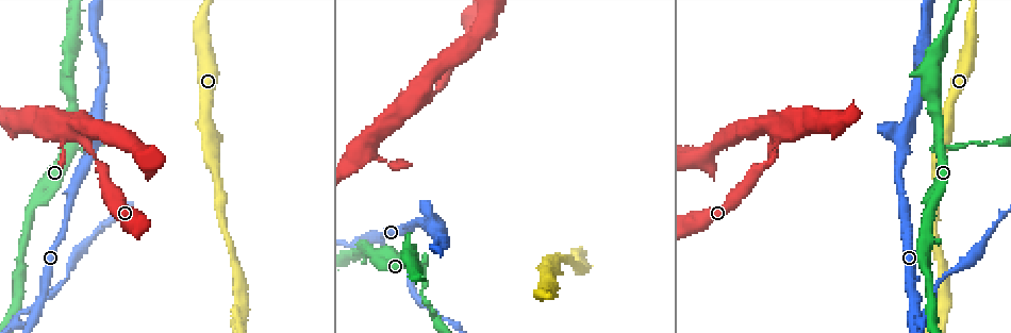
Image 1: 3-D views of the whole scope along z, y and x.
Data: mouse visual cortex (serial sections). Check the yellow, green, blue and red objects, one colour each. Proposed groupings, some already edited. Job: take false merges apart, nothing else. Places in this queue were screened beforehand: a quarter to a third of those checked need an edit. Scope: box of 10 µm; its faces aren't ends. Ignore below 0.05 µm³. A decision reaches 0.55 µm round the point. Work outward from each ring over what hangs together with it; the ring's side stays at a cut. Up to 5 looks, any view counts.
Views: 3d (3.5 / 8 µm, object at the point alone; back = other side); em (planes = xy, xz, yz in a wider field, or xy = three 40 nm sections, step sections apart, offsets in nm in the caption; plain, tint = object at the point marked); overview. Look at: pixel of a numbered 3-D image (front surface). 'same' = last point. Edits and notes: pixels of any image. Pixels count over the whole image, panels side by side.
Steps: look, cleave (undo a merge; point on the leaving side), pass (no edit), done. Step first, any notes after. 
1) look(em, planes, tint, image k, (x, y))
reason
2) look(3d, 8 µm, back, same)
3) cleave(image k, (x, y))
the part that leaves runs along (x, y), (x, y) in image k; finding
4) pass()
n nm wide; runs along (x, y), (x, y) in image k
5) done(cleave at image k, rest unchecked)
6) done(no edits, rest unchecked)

look(3d, 3.5 µm, image 1, (941, 317))

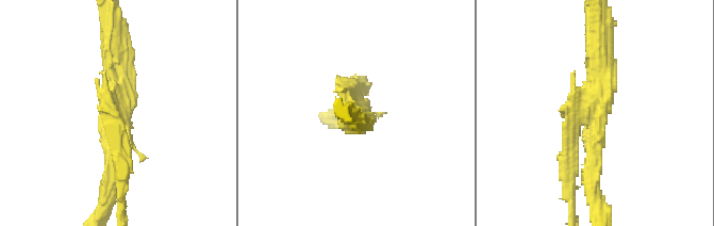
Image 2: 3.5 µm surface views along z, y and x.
look(em, planes, tint, image 2, (595, 112))
shape alone is not enough

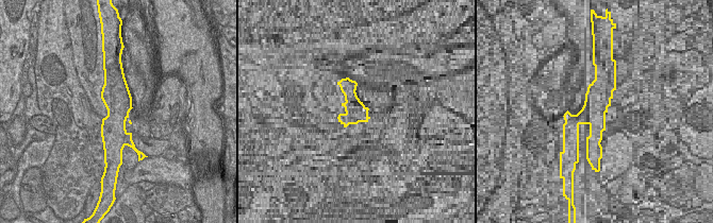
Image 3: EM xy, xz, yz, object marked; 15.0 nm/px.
cleave(image 2, (563, 157))
the part that leaves runs along (580, 119), (566, 152) in image 2; a second cell is stuck on

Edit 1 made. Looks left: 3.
look(overview)
redraw

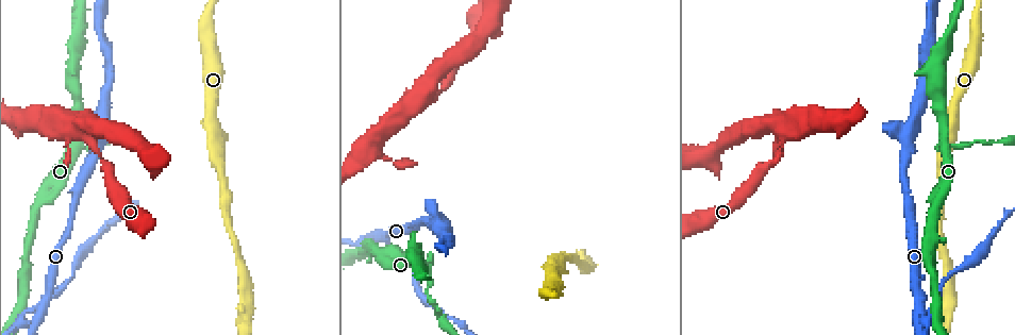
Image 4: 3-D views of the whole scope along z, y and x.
look(3d, 3.5 µm, image 4, (427, 263))

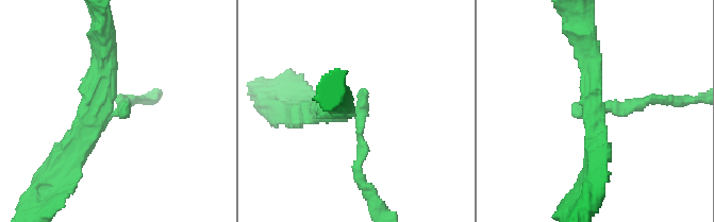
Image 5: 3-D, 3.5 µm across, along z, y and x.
look(em, xy, step 2, tint, image 5, (362, 114))
3 arms; arms of 150, 250, 300 nm

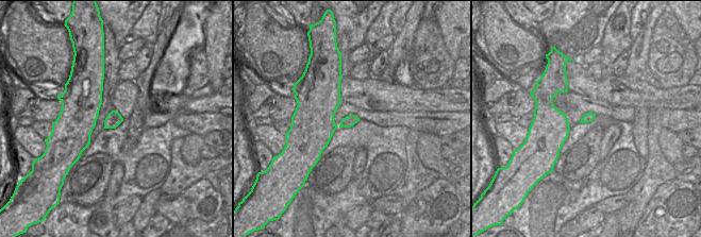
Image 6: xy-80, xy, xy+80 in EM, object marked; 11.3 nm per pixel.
cleave(image 5, (632, 106))
the part that leaves runs along (358, 109), (358, 177), (374, 202) in image 5; a second cell is stuck on

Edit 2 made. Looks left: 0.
done(cleave at image 2, cleave at image 5, rest unchecked)

